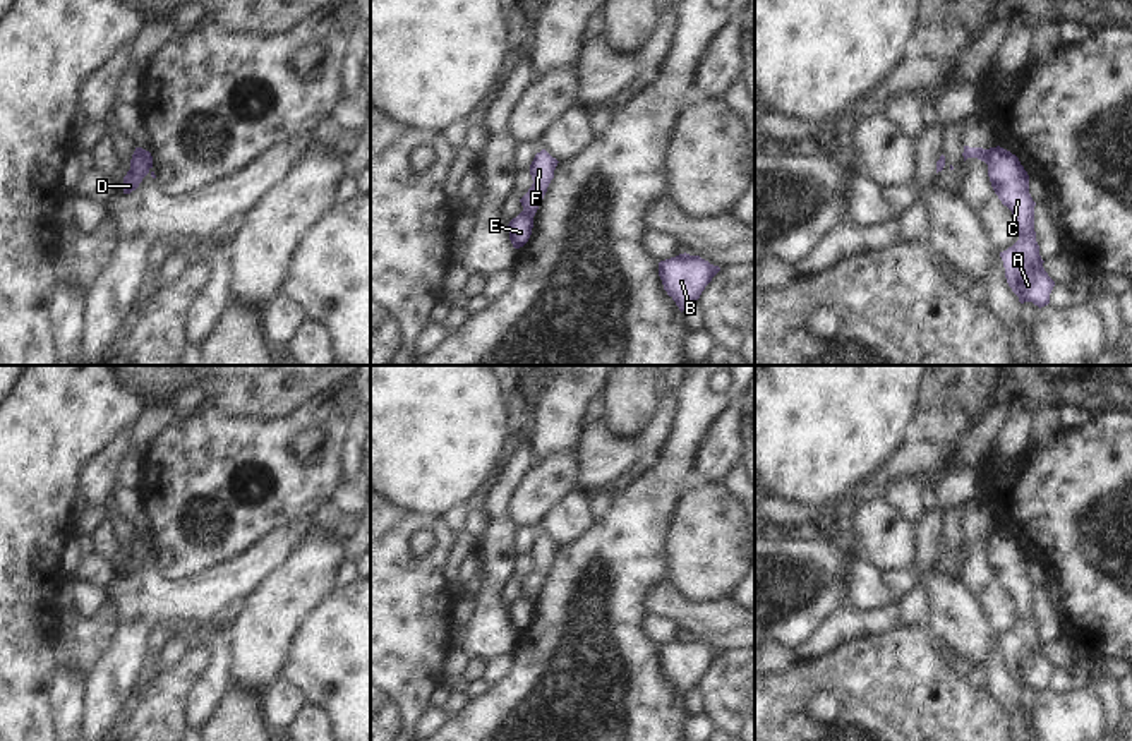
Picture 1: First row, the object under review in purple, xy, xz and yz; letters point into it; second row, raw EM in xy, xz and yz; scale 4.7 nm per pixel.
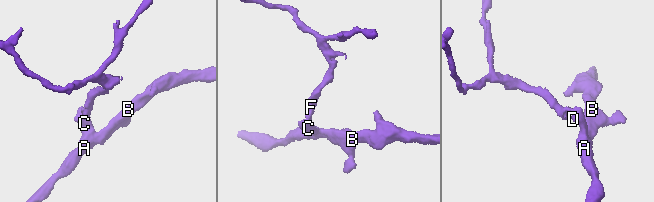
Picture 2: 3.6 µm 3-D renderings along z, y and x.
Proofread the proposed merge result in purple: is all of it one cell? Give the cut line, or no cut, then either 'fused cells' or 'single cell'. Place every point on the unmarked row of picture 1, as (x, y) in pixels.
yz (988, 534), (987, 548) | fused cells

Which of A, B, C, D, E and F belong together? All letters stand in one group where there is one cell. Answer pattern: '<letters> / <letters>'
A B C D E / F

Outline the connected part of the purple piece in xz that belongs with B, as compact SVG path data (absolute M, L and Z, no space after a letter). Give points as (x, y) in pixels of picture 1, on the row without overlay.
M686 636L659 647L664 674L681 696L700 683L705 671L719 655L719 650Z

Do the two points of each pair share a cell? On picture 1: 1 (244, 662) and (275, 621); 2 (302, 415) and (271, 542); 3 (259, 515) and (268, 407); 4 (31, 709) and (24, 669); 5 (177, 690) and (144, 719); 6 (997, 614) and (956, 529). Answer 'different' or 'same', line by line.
1: same
2: different
3: different
4: same
5: same
6: different

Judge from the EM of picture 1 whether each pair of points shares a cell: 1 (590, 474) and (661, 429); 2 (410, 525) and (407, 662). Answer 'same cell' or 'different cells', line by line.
1: same cell
2: same cell

